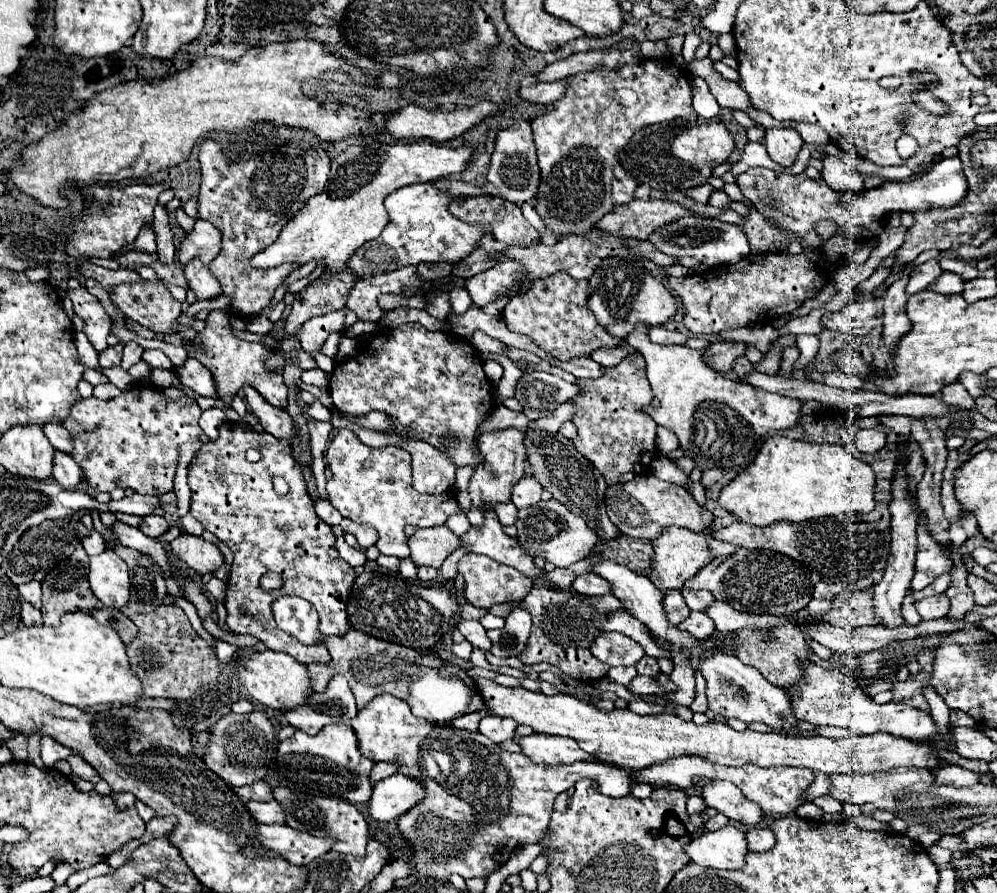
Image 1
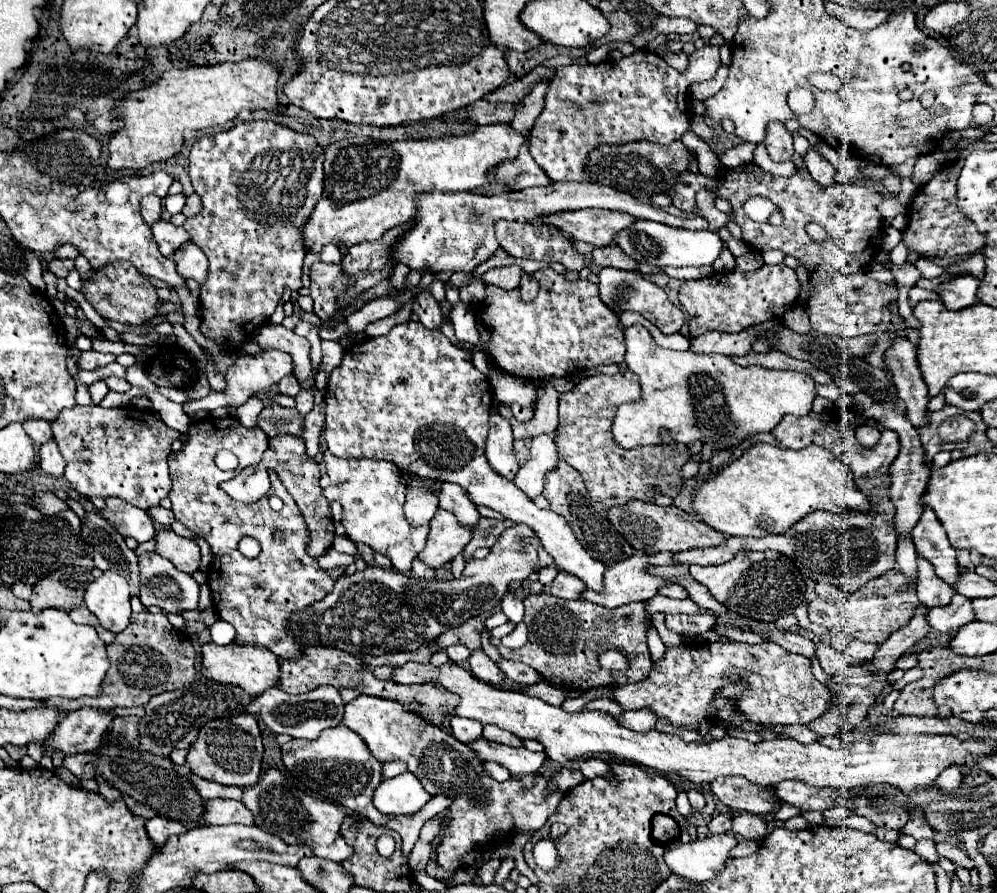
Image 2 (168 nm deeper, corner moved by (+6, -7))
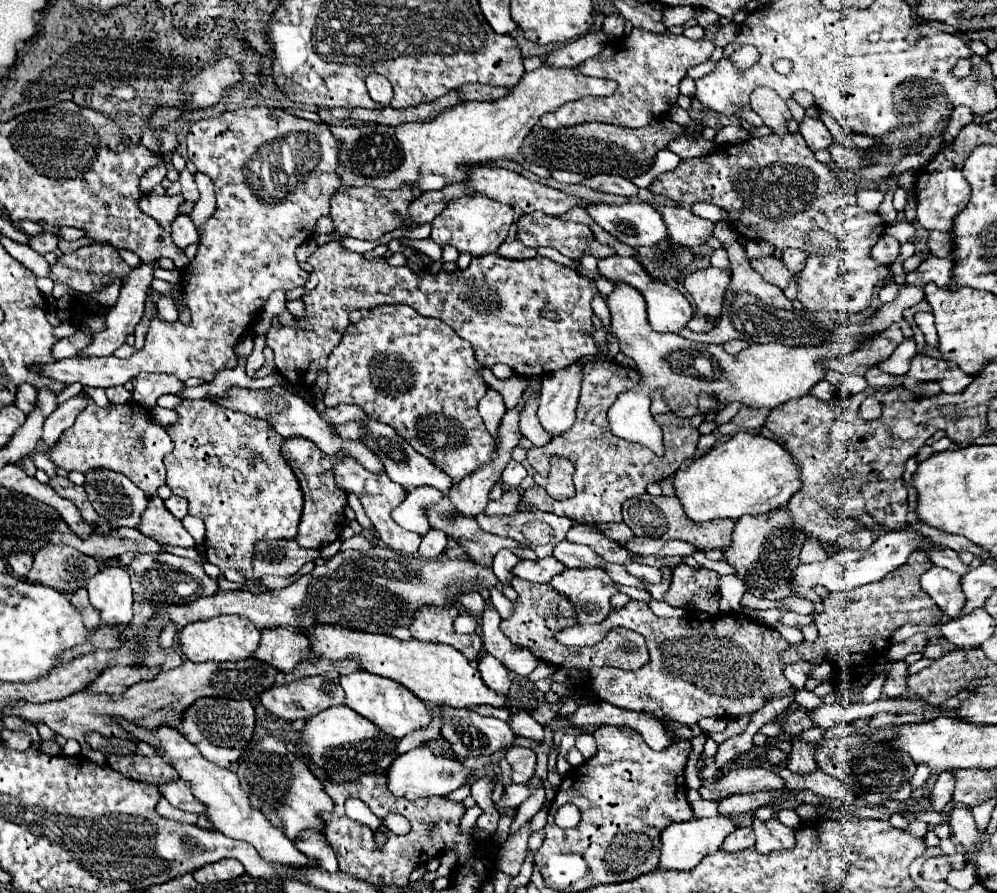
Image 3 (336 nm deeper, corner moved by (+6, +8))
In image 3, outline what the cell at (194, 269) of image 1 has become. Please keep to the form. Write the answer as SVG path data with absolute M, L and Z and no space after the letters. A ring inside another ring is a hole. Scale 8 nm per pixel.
M178 215L176 221L172 221L170 233L172 233L172 241L180 249L186 249L188 245L198 243L198 231L196 231L196 227L188 215Z

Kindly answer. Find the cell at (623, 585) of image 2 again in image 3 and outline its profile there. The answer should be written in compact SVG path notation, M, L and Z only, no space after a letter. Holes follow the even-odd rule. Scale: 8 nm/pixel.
M604 567L566 569L552 579L552 587L576 605L578 621L602 623L610 613L610 597L618 593L616 583L604 571Z

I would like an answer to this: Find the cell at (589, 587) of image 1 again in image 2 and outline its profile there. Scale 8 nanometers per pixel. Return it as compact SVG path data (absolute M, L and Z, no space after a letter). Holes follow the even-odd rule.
M558 572L558 576L544 586L544 594L550 594L550 596L556 596L556 598L578 598L582 592L586 590L584 582L576 576L572 576L570 572Z

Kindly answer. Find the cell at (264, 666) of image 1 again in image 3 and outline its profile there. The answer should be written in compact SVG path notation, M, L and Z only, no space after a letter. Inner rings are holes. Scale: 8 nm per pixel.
M220 615L208 621L186 625L180 633L180 649L194 663L206 661L248 661L260 647L260 629L240 615Z

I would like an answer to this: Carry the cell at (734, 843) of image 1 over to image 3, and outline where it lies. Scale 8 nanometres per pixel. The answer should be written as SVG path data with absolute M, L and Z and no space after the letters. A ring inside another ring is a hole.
M718 815L710 819L690 819L686 823L674 823L668 825L662 833L662 849L660 849L660 869L692 869L696 867L706 855L718 851L724 843L724 839L736 829L730 817Z

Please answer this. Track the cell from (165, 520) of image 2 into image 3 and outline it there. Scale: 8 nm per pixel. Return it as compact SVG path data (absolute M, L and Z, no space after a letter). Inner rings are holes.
M172 495L172 497L168 497L164 503L166 503L168 511L170 511L170 513L172 513L176 519L182 519L182 517L186 515L188 503L186 503L182 497L176 497L176 495Z

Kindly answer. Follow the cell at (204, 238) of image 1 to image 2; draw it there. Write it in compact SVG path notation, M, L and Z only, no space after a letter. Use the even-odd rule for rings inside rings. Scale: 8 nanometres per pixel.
M156 220L156 224L152 224L152 236L160 246L160 252L164 256L172 256L176 252L176 248L180 248L180 244L188 242L190 236L182 226L174 226L168 220Z

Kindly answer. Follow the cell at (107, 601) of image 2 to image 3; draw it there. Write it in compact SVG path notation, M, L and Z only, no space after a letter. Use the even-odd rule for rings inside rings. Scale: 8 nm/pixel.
M100 567L86 589L90 593L90 605L100 611L102 623L116 625L132 619L132 587L122 567Z

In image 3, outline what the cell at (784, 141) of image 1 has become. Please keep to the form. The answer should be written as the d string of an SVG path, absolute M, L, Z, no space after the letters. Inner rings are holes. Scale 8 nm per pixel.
M756 89L750 97L750 105L752 111L756 111L764 119L764 125L774 131L774 135L788 133L786 123L792 119L792 113L782 97L778 97L770 89Z

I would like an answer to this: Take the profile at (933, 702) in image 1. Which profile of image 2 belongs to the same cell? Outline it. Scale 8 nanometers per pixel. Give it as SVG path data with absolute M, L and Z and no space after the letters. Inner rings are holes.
M950 766L950 768L946 768L946 770L936 778L936 784L934 784L934 786L936 786L938 790L942 790L944 794L954 794L954 792L958 790L960 782L962 782L960 768L958 768L958 766Z

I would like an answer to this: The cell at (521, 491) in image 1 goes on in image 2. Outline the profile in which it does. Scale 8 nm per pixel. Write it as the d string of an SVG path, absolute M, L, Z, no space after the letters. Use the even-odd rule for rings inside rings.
M556 430L550 434L540 434L532 438L532 456L518 470L514 482L520 490L524 490L530 498L542 494L544 476L548 470L556 468L558 452L556 452Z

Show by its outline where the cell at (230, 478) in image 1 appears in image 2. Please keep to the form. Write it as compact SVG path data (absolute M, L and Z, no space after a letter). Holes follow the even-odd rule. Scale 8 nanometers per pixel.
M206 416L202 420L192 420L188 442L168 458L172 478L168 498L176 520L210 544L212 568L208 570L208 584L212 588L214 608L220 620L226 620L236 628L236 642L264 646L278 658L300 658L302 644L296 644L292 634L288 634L288 616L294 610L308 608L312 602L322 600L334 588L334 580L306 554L310 532L296 502L274 472L270 472L272 486L268 496L276 494L282 498L284 508L280 512L274 512L268 506L268 496L254 504L244 504L232 500L220 488L222 482L234 478L242 468L260 462L266 448L268 436L260 428L244 428L236 416ZM222 448L238 456L240 464L234 472L222 472L214 464L214 456ZM244 536L260 542L262 552L252 560L244 558L238 550L238 542Z

